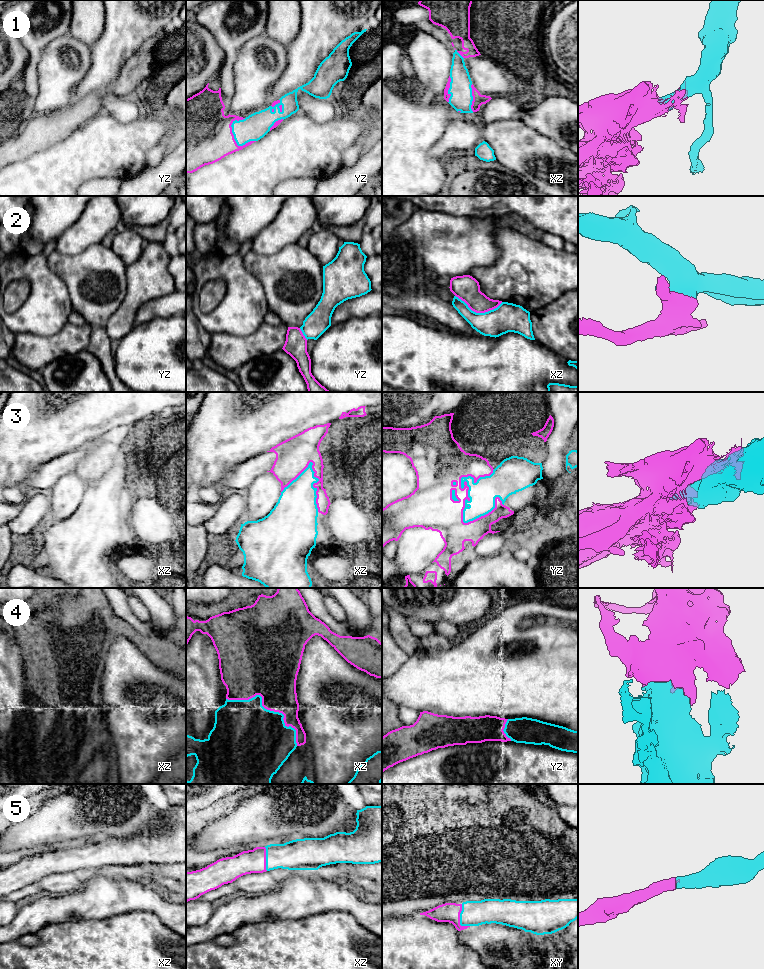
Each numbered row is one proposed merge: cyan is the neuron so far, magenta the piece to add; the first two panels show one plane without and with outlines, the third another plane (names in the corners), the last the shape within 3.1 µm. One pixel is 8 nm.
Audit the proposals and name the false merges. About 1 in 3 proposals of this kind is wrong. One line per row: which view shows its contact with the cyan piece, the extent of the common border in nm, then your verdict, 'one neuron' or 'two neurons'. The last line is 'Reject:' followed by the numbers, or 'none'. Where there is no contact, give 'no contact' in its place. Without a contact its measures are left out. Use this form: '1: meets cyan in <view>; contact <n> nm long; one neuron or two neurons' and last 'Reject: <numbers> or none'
1: meets cyan in yz; contact 260 nm long; two neurons
2: meets cyan in xz; contact 380 nm long; two neurons
3: meets cyan in yz; contact 500 nm long; one neuron
4: meets cyan in xz; contact 700 nm long; one neuron
5: meets cyan in xy; contact 200 nm long; one neuron
Reject: 1, 2

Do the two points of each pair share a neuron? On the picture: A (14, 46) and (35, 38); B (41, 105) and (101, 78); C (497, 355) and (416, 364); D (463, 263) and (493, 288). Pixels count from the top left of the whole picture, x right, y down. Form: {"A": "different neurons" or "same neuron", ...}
{"A": "different neurons", "B": "different neurons", "C": "same neuron", "D": "different neurons"}

